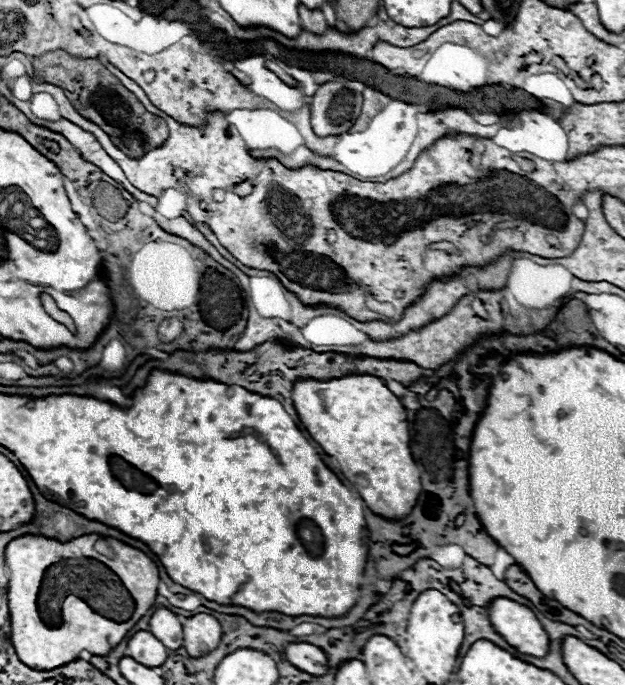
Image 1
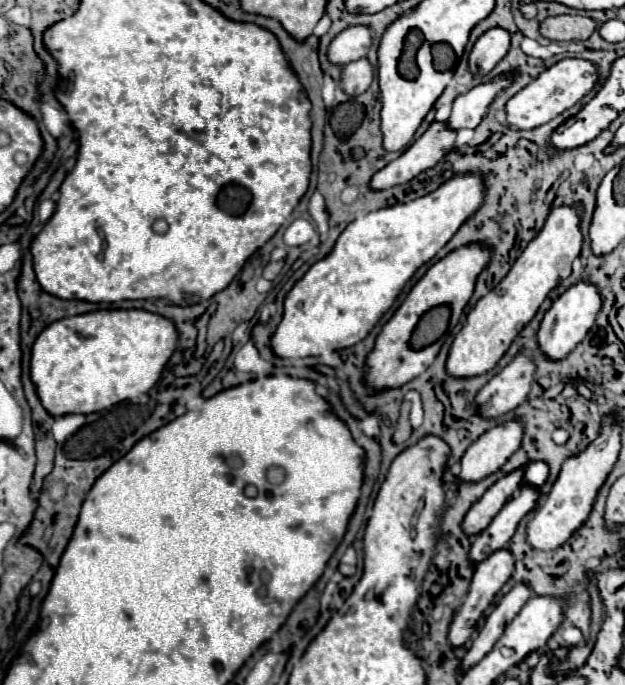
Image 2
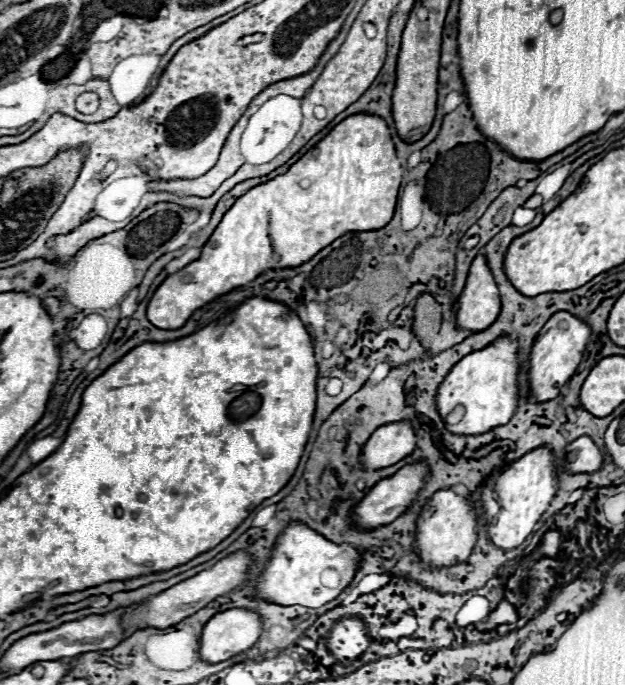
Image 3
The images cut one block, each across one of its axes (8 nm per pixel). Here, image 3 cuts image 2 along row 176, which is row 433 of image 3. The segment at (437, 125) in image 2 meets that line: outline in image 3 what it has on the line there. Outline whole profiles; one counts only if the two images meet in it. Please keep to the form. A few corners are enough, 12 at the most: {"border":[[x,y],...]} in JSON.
{"border":[[410,422],[380,426],[362,446],[360,466],[374,472],[416,446]]}

